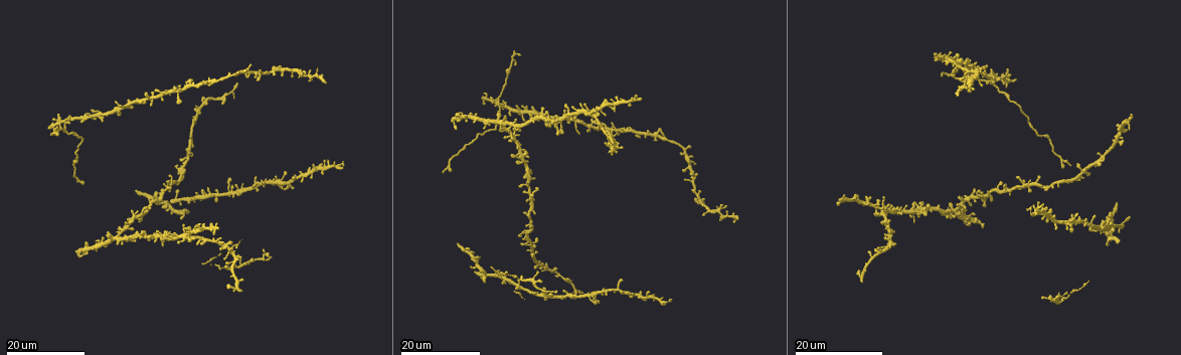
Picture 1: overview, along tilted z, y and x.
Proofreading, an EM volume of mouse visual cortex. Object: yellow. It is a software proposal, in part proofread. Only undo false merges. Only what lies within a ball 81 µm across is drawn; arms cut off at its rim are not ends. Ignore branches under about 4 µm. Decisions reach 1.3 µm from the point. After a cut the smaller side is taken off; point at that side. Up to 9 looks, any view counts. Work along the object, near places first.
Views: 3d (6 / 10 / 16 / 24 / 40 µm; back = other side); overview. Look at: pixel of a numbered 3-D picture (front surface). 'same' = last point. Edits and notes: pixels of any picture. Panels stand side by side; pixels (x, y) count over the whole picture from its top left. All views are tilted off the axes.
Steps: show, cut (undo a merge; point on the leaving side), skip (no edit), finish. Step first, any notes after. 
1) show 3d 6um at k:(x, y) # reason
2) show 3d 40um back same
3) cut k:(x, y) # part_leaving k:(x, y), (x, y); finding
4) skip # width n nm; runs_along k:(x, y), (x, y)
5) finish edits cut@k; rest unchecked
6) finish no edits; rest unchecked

show 3d 16um at 1:(527, 188) # arms part here

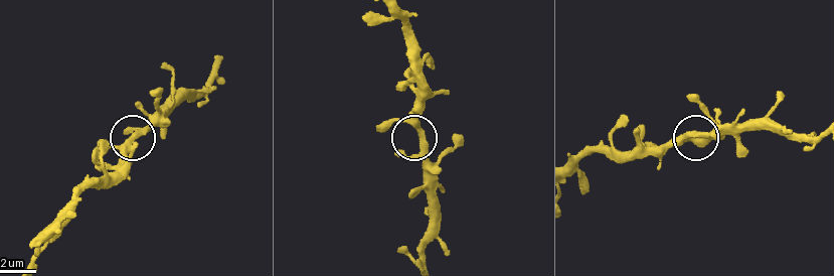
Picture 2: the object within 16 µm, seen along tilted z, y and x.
show 3d 6um at 2:(420, 130)

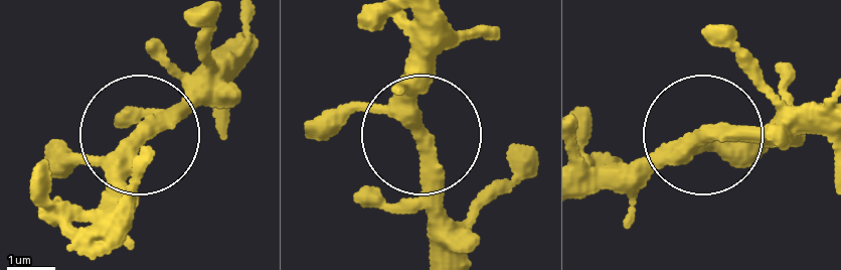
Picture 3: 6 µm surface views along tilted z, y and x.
skip # width 290 nm; continuous, no second neuron

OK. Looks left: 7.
show 3d 16um at 1:(530, 244) # looks like a crossing

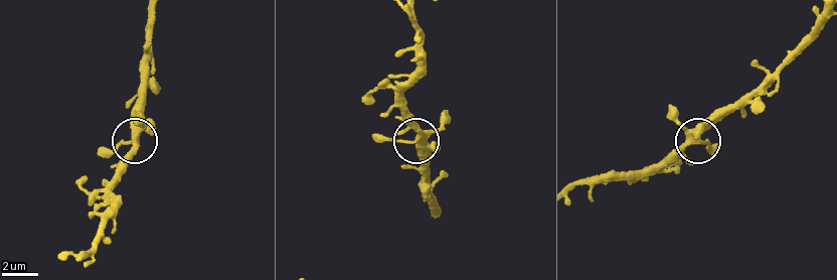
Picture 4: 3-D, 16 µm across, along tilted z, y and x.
show 3d 10um at 4:(413, 141) # closer look

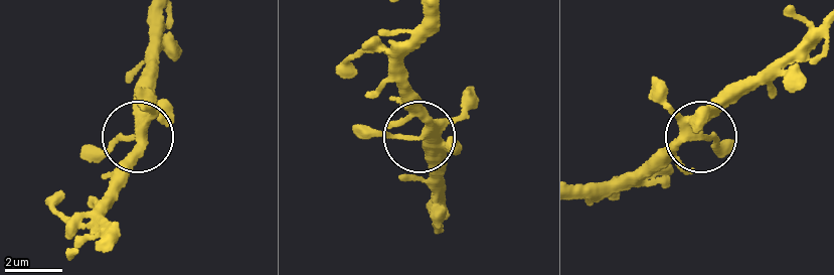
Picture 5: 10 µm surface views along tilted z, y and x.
skip # arms 4; all the same neuron

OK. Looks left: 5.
show 3d 16um at 1:(157, 199) # four or more arms meet

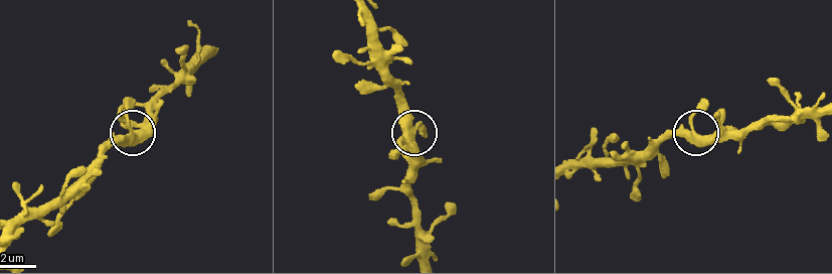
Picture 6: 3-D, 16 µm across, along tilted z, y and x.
show 3d 6um at 6:(689, 126)

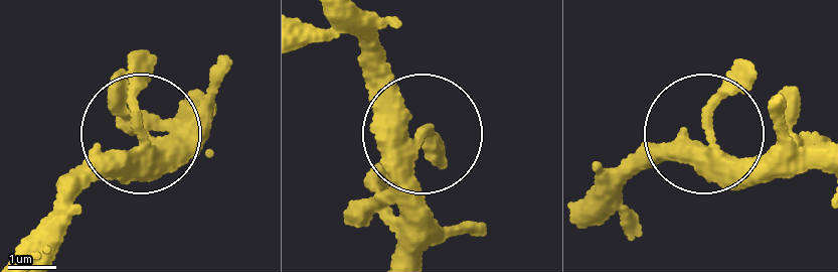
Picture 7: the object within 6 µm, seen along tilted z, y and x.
skip # continuous, no second neuron

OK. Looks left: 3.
show 3d 24um at 1:(229, 191) # small branch off a trunk

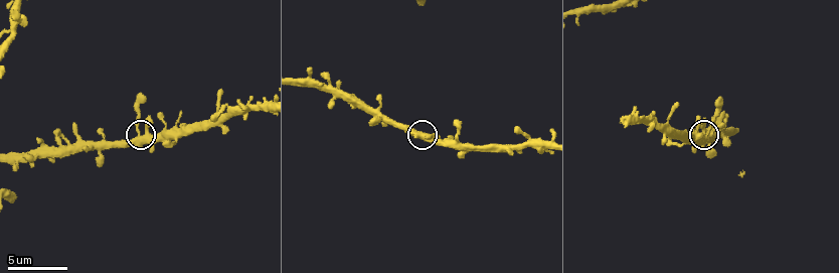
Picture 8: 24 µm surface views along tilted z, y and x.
show 3d 6um at 8:(704, 139)

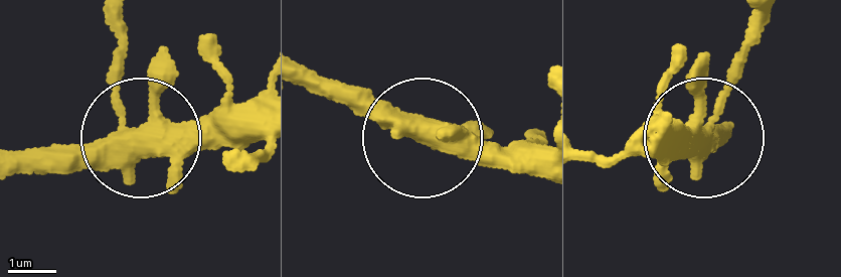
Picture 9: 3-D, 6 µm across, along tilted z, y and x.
show 3d 6um back at 9:(707, 133)

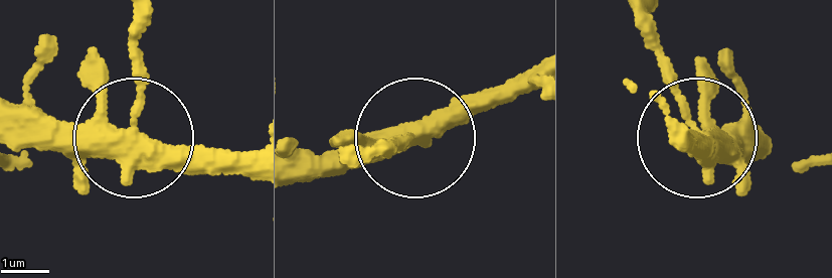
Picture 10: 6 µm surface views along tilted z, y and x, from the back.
skip # arms 5; one neuron here

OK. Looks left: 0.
finish no edits; rest unchecked

